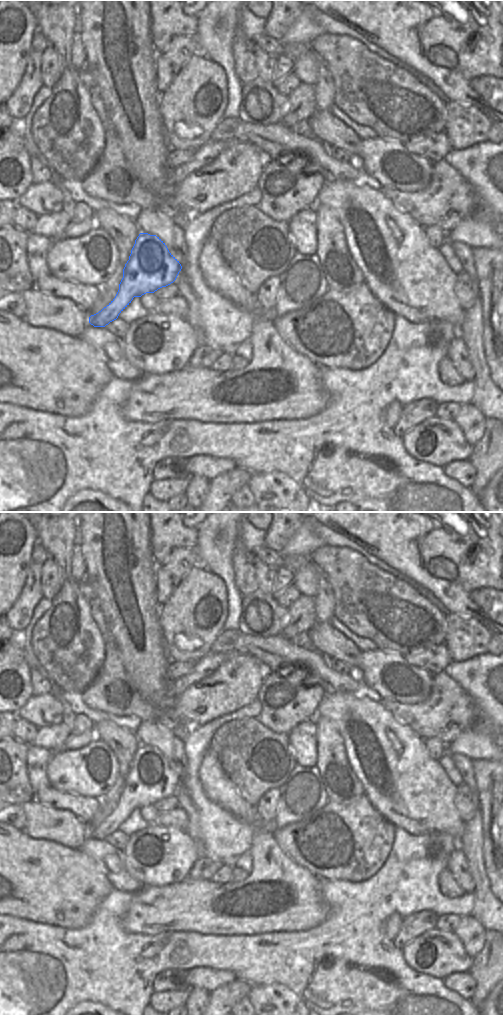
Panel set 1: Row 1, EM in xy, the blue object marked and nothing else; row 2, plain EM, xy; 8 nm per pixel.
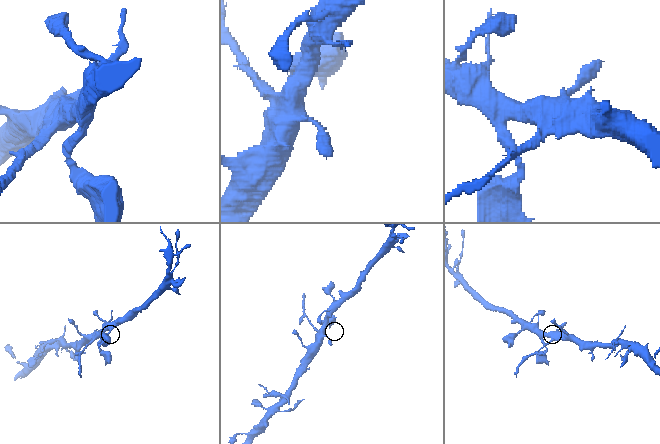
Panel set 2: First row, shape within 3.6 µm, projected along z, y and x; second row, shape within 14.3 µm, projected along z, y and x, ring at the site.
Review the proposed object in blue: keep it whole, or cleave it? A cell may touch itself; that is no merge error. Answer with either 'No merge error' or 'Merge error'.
Merge error.

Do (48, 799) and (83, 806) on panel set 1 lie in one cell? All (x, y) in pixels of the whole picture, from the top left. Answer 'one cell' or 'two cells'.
one cell

